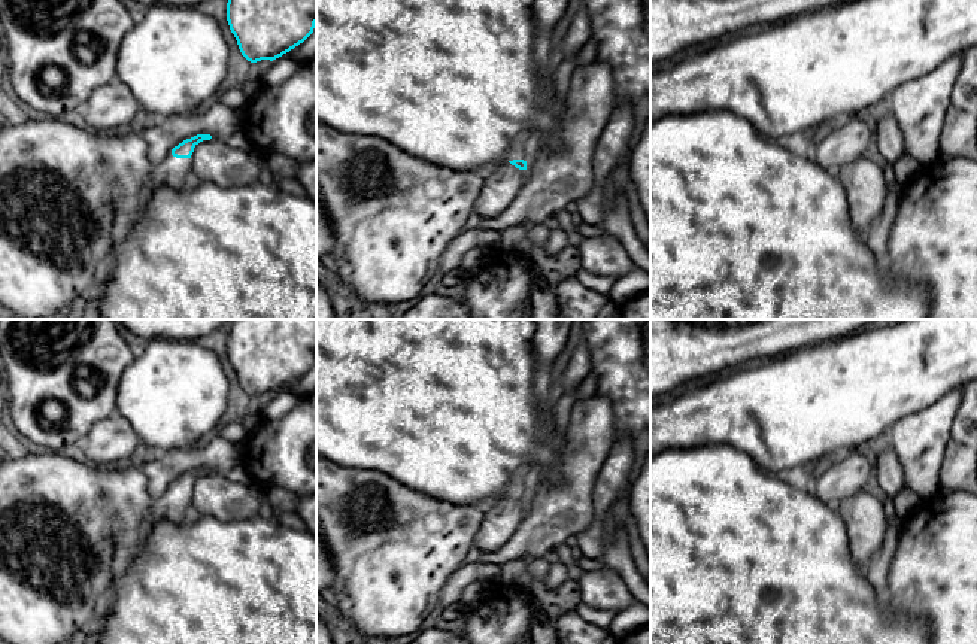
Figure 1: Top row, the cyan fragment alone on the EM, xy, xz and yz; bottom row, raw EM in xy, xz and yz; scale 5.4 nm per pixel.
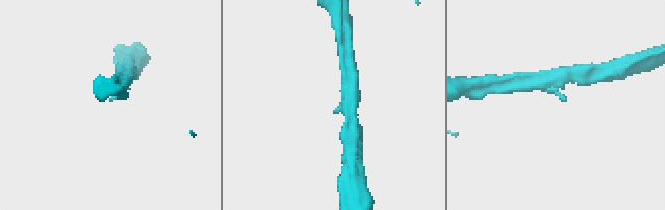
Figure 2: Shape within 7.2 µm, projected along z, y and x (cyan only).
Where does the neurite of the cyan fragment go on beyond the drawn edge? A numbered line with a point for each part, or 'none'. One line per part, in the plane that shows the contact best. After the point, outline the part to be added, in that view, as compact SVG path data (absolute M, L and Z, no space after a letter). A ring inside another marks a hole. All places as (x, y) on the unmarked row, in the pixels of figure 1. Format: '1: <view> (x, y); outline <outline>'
1: xy (173, 506); outline M170 486L149 510L143 525L143 535L148 535L157 522L183 523L192 513L191 501L191 492L176 492Z

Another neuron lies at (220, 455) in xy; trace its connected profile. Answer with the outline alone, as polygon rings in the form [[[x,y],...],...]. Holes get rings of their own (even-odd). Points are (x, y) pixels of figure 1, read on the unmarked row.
[[[216,435],[204,447],[145,453],[137,464],[148,479],[149,495],[157,502],[175,480],[197,468],[210,468],[227,476],[240,464],[240,450],[222,435]]]

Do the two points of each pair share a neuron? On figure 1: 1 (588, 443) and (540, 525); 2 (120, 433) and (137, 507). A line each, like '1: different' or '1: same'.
1: same
2: different

